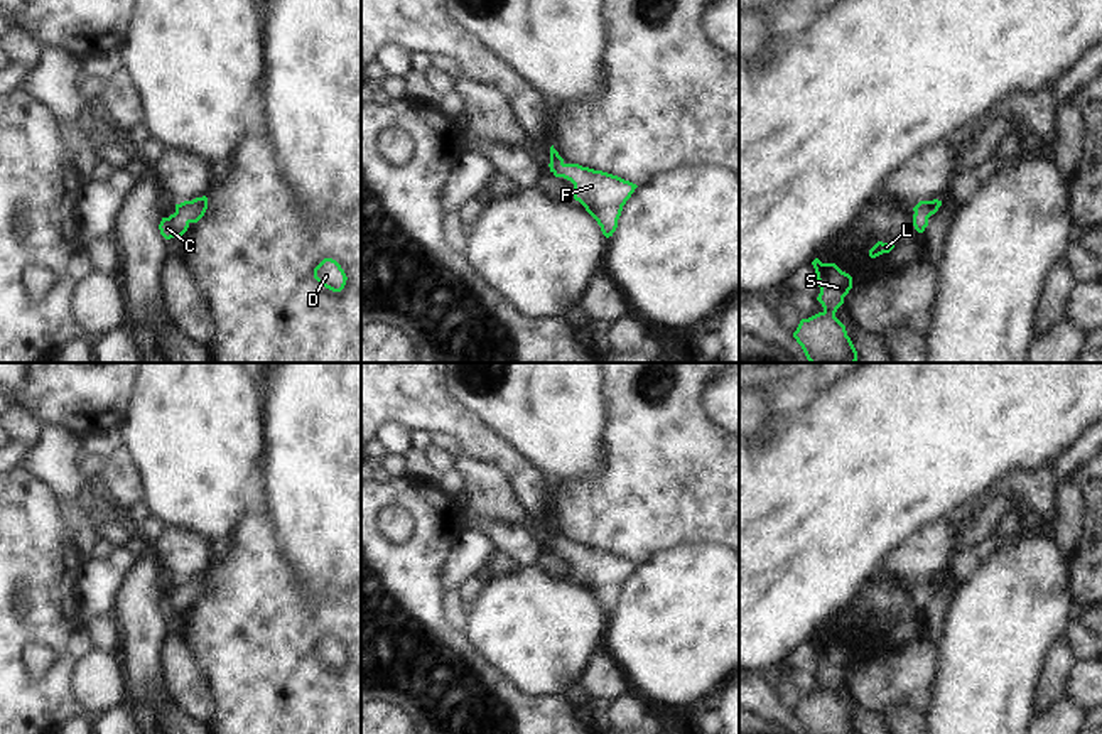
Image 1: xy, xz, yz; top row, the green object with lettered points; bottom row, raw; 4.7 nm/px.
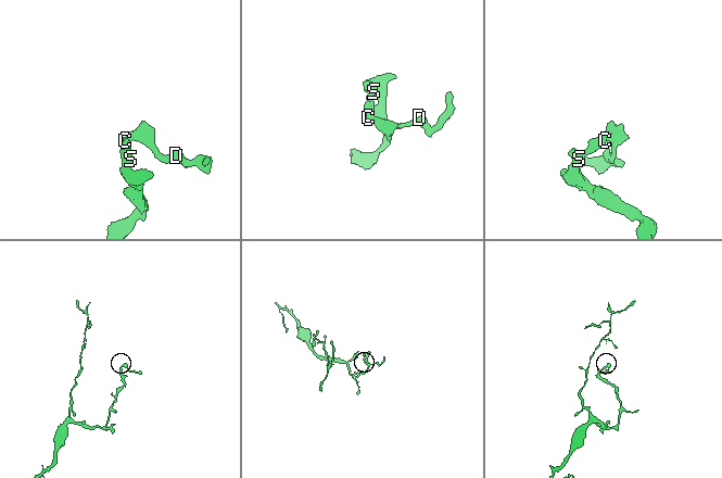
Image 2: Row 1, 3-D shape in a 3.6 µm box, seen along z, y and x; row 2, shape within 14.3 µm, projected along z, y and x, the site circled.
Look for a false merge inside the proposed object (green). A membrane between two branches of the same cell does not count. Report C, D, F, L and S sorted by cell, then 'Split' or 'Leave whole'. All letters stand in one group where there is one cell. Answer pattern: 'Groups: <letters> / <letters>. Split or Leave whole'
Groups: C D F L S. Leave whole

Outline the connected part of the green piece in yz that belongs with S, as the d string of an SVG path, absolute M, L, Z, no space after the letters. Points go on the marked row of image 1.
M812 262L820 294L817 300L824 310L802 319L793 337L810 363L856 363L857 351L847 336L845 326L835 317L844 297L852 289L852 277L835 263Z

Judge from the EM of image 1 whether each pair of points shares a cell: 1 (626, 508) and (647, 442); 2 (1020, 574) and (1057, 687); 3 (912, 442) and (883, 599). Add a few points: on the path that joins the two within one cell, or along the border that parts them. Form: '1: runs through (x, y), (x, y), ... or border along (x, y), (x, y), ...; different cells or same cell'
1: runs through (643, 491), (647, 488), (647, 459); same cell
2: border along (1062, 633), (1053, 642), (1045, 660), (1037, 696); different cells
3: border along (878, 572), (854, 598); different cells

